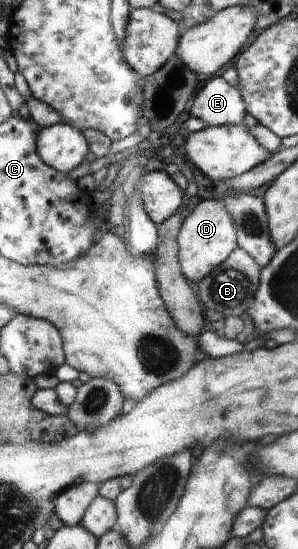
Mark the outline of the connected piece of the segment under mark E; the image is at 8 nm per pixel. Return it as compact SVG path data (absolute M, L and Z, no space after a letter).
M221 76L211 78L199 87L193 100L188 112L209 126L243 123L243 116L247 113L241 93Z

